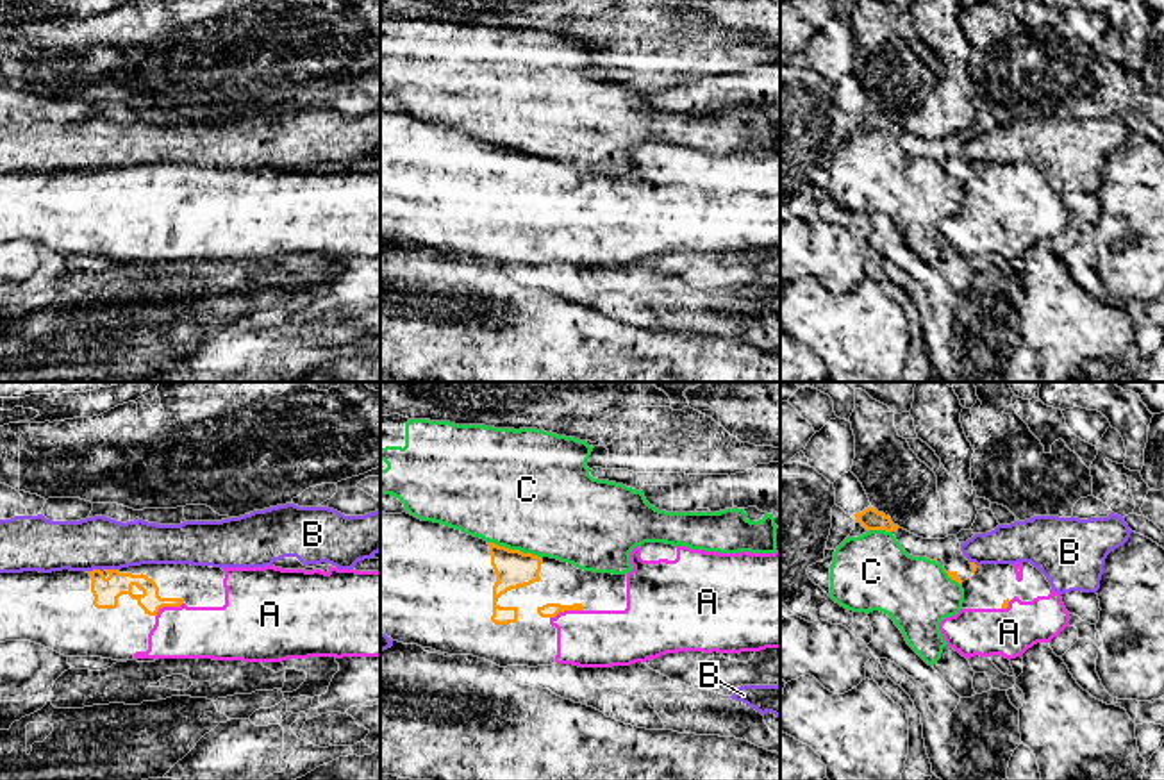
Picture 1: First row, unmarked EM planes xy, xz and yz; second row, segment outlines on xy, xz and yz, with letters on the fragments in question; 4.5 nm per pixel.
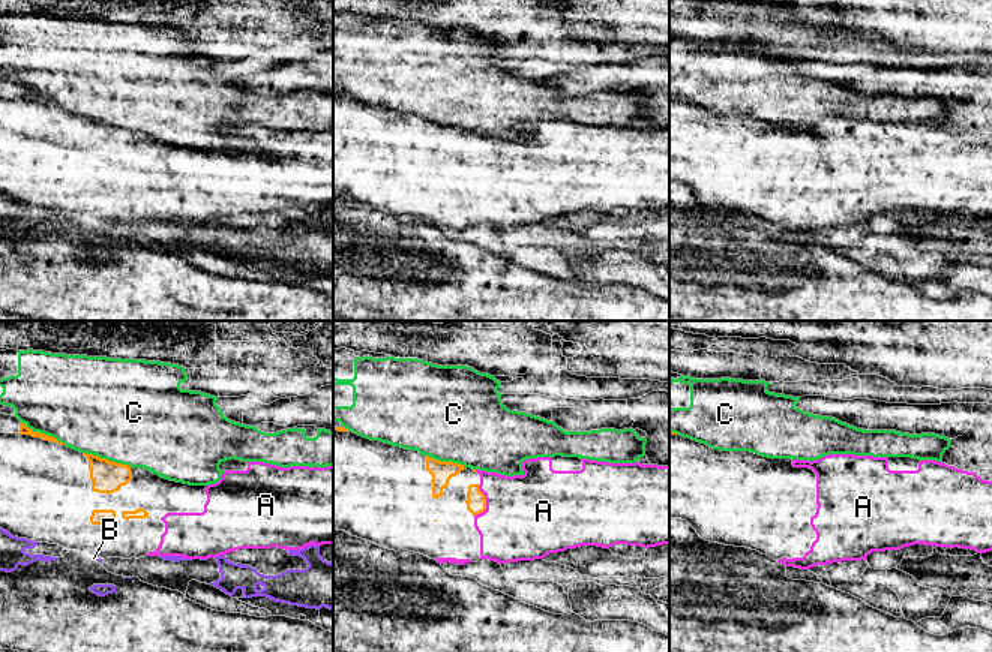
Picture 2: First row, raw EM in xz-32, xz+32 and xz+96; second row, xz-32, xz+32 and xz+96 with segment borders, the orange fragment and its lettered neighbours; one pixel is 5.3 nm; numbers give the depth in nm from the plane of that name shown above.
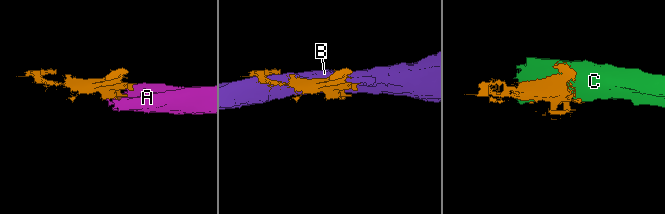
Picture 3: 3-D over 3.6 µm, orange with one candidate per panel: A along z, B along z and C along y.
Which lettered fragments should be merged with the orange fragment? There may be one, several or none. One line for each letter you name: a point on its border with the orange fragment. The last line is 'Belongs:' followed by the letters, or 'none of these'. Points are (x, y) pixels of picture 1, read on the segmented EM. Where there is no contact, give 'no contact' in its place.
A: xz (566, 609)
Belongs: A

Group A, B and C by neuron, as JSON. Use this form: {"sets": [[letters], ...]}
{"sets": [["A"], ["B"], ["C"]]}

